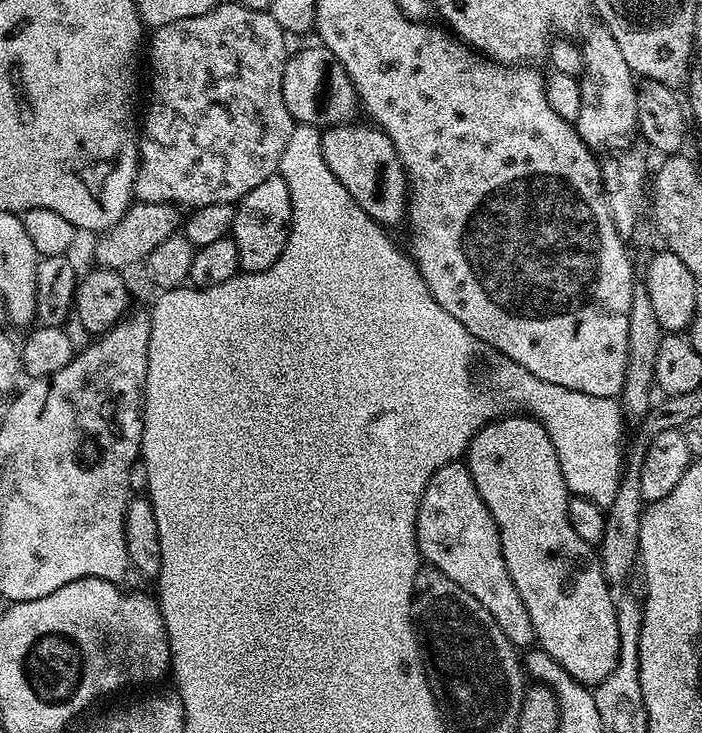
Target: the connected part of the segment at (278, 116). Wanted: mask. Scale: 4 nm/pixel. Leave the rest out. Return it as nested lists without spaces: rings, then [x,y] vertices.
[[[217,2],[210,10],[206,10],[206,14],[198,14],[195,18],[178,18],[178,22],[170,22],[151,33],[146,44],[146,52],[148,48],[148,68],[152,71],[152,93],[148,96],[148,109],[145,112],[143,109],[142,123],[138,128],[140,168],[136,171],[134,196],[139,203],[170,204],[183,206],[188,210],[215,204],[236,204],[246,194],[250,194],[254,186],[259,186],[261,182],[266,182],[266,178],[277,175],[282,150],[286,150],[286,142],[290,142],[290,134],[294,127],[290,110],[286,110],[286,101],[282,98],[282,74],[290,55],[290,47],[288,48],[284,39],[286,39],[285,30],[282,26],[278,26],[271,11],[263,8],[247,8],[239,2],[232,2],[232,4]]]

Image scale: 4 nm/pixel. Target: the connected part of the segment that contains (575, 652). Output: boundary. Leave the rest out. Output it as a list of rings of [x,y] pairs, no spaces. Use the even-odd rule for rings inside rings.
[[[508,414],[503,418],[497,418],[484,425],[468,444],[466,453],[466,467],[470,478],[474,478],[474,486],[478,486],[478,494],[482,494],[482,502],[490,510],[494,522],[498,526],[498,534],[502,542],[502,558],[506,558],[506,570],[510,570],[510,578],[526,606],[526,614],[530,614],[530,622],[534,626],[536,635],[535,643],[539,645],[543,652],[550,654],[562,670],[569,672],[572,677],[579,680],[585,686],[595,686],[600,684],[614,670],[614,666],[620,657],[620,639],[618,638],[618,618],[616,617],[616,601],[614,592],[603,576],[603,566],[597,549],[589,541],[583,540],[574,530],[574,526],[568,517],[568,501],[570,493],[566,482],[562,478],[562,466],[558,462],[558,454],[554,442],[546,434],[546,430],[540,425],[539,420],[532,419],[527,414]]]

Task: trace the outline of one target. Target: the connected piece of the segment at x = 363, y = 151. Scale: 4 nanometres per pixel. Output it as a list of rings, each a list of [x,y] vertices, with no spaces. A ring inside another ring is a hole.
[[[367,123],[334,124],[321,131],[322,158],[334,173],[334,178],[346,186],[346,194],[358,202],[360,209],[381,226],[403,225],[408,211],[408,175],[386,133]]]

